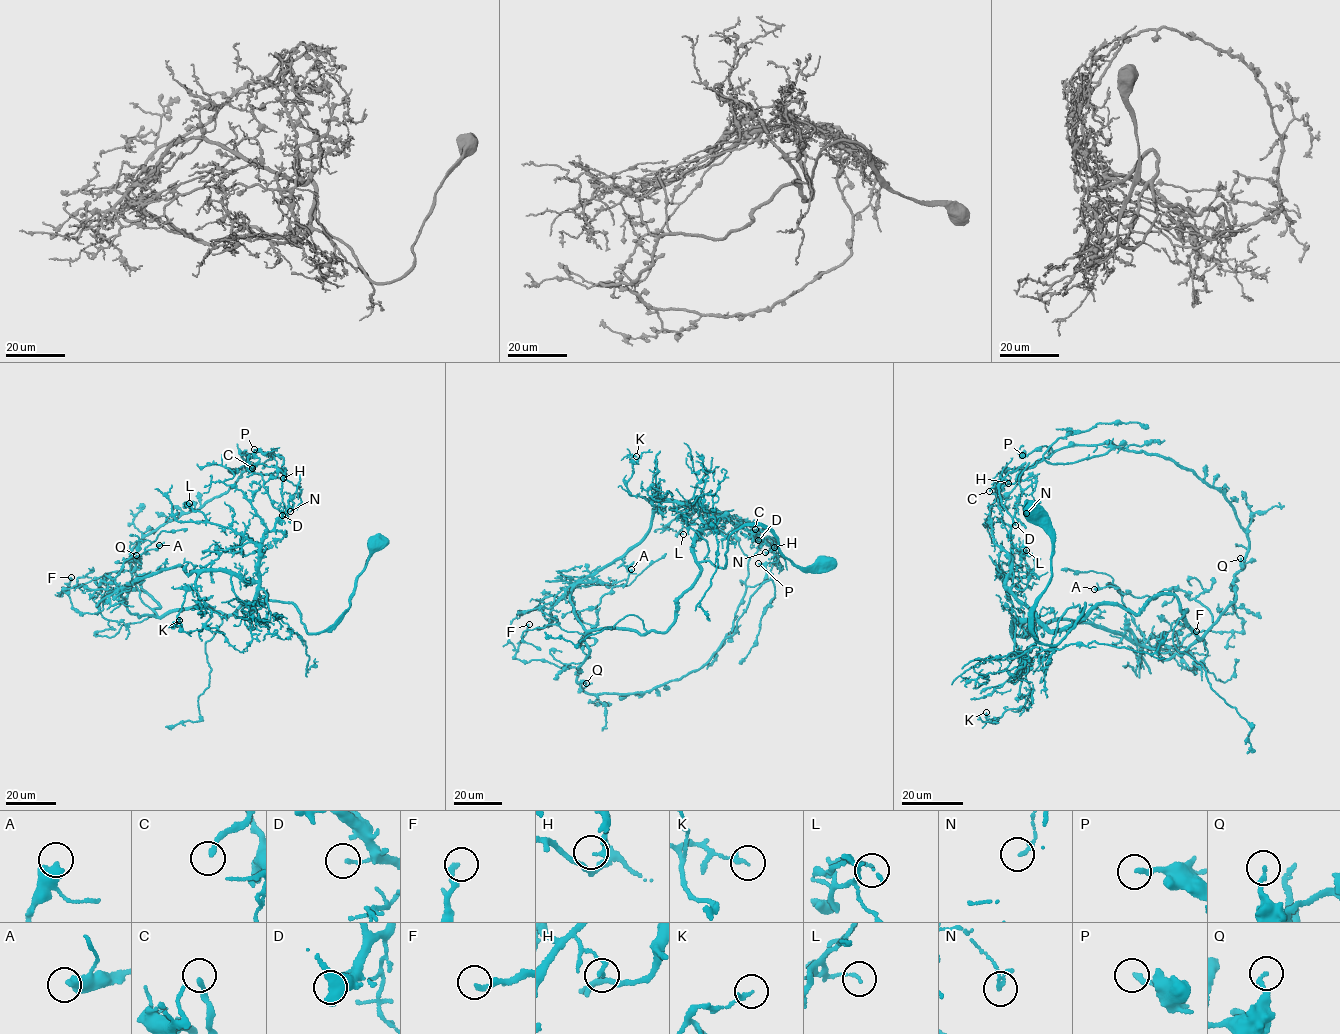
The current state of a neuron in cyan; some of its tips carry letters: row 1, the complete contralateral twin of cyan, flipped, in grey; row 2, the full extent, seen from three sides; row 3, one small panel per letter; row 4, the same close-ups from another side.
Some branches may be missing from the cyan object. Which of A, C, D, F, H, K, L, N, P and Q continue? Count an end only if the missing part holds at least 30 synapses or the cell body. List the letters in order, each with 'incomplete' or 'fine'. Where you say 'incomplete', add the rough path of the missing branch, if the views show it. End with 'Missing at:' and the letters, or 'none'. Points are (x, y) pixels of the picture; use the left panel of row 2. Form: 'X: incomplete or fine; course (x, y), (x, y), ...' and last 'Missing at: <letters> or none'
A: fine
C: fine
D: fine
F: fine
H: fine
K: fine
L: fine
N: fine
P: fine
Q: fine
Missing at: none

